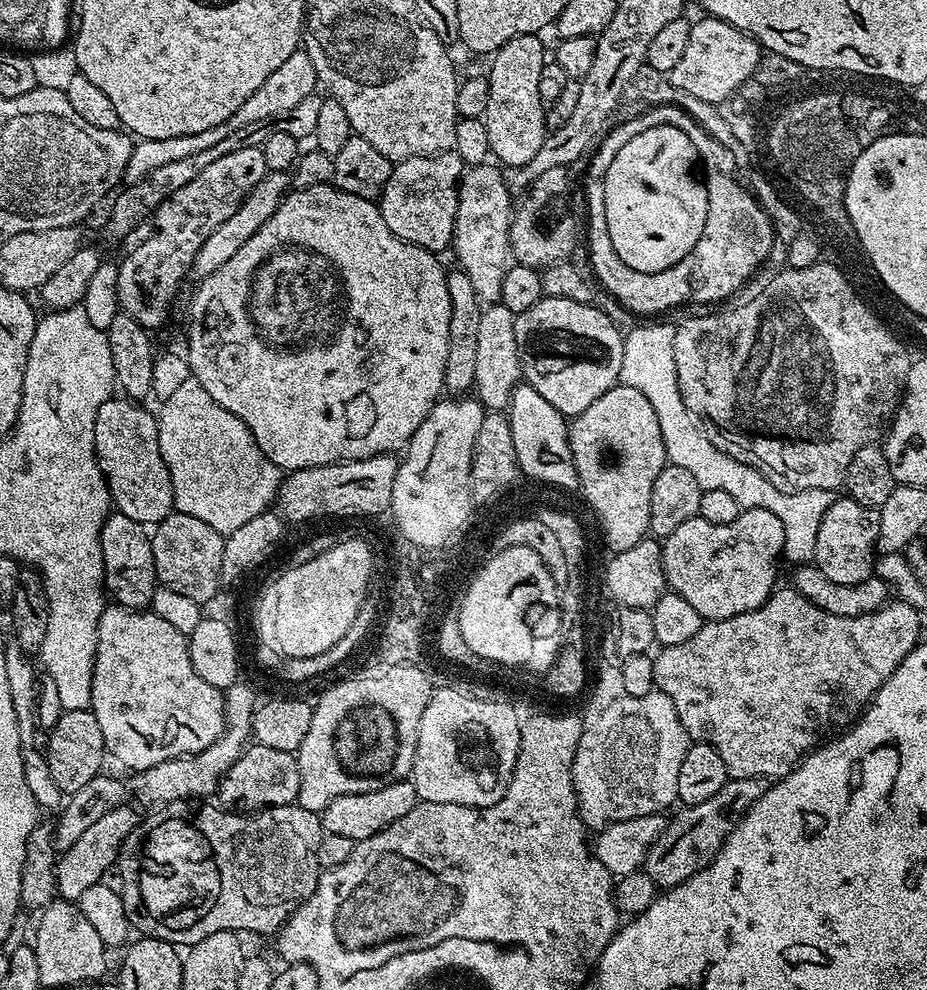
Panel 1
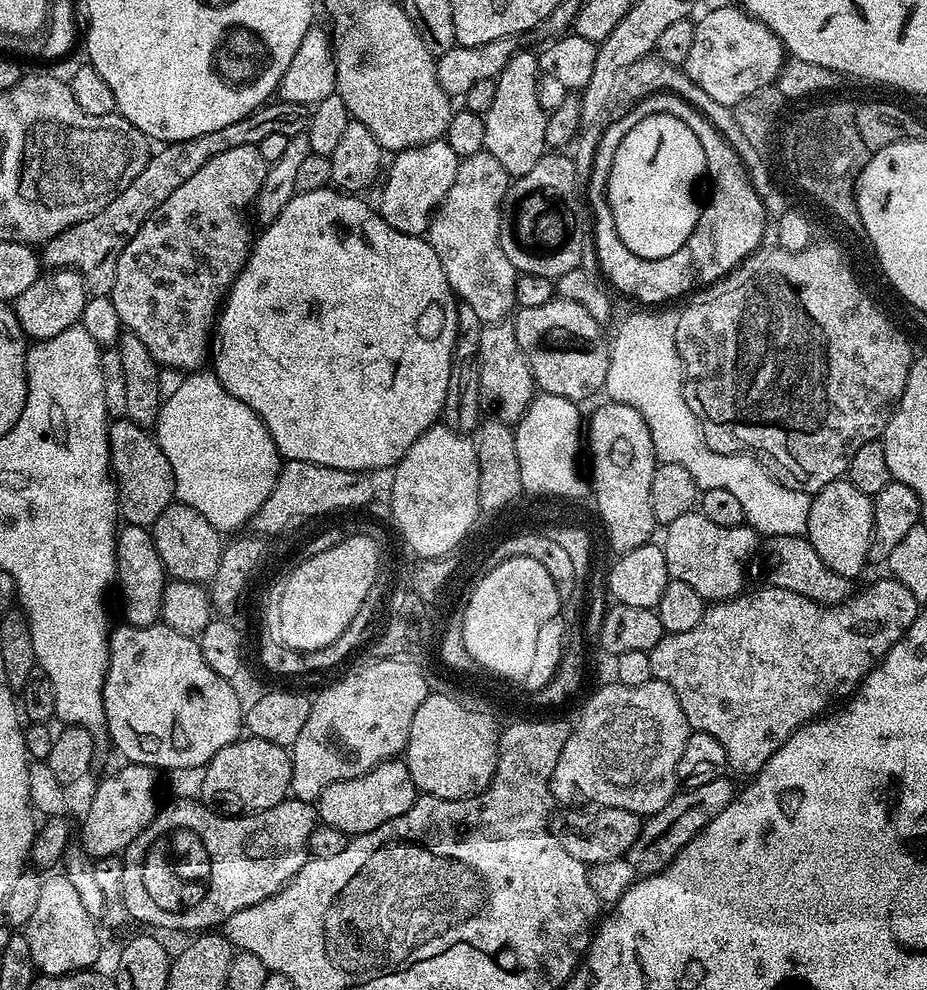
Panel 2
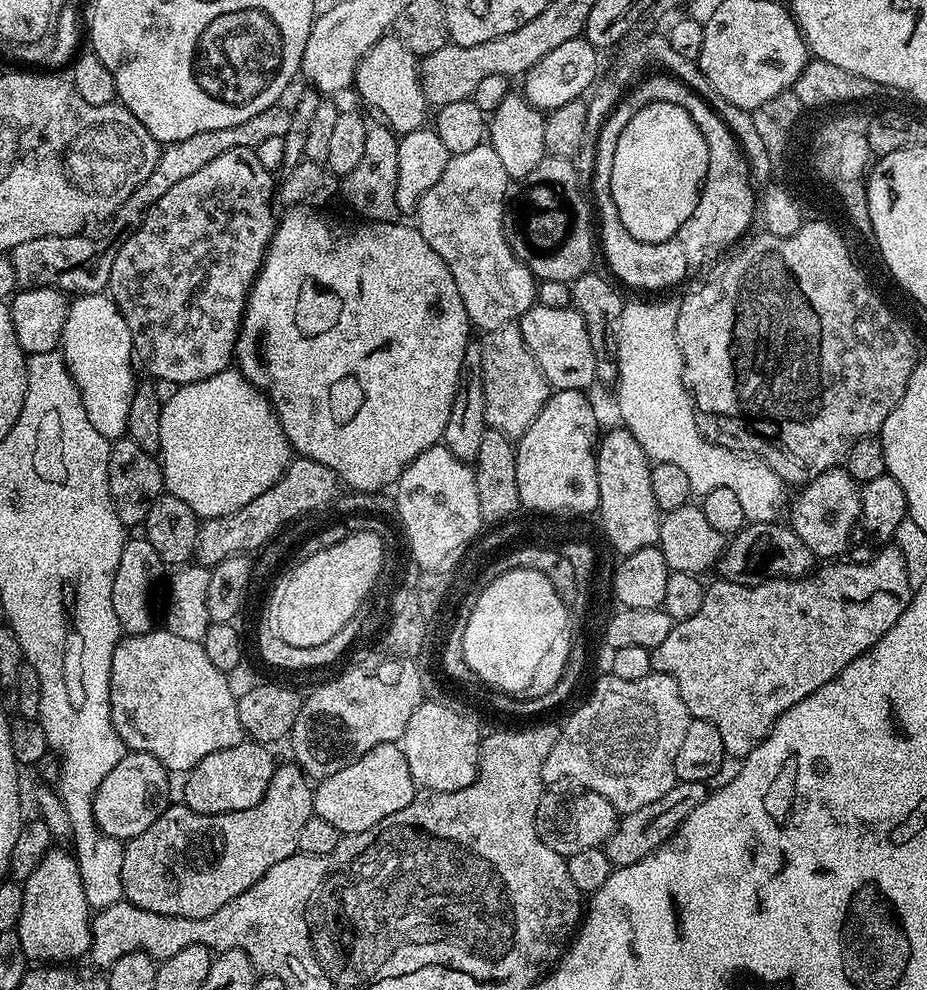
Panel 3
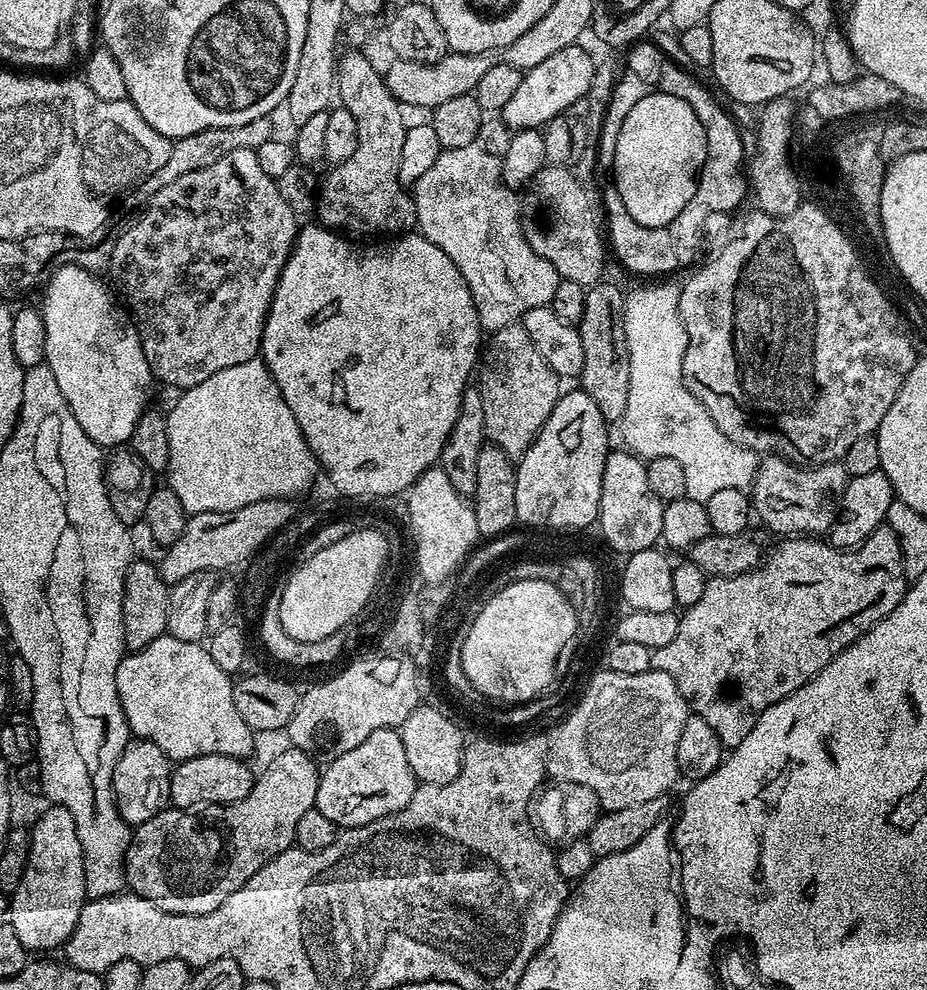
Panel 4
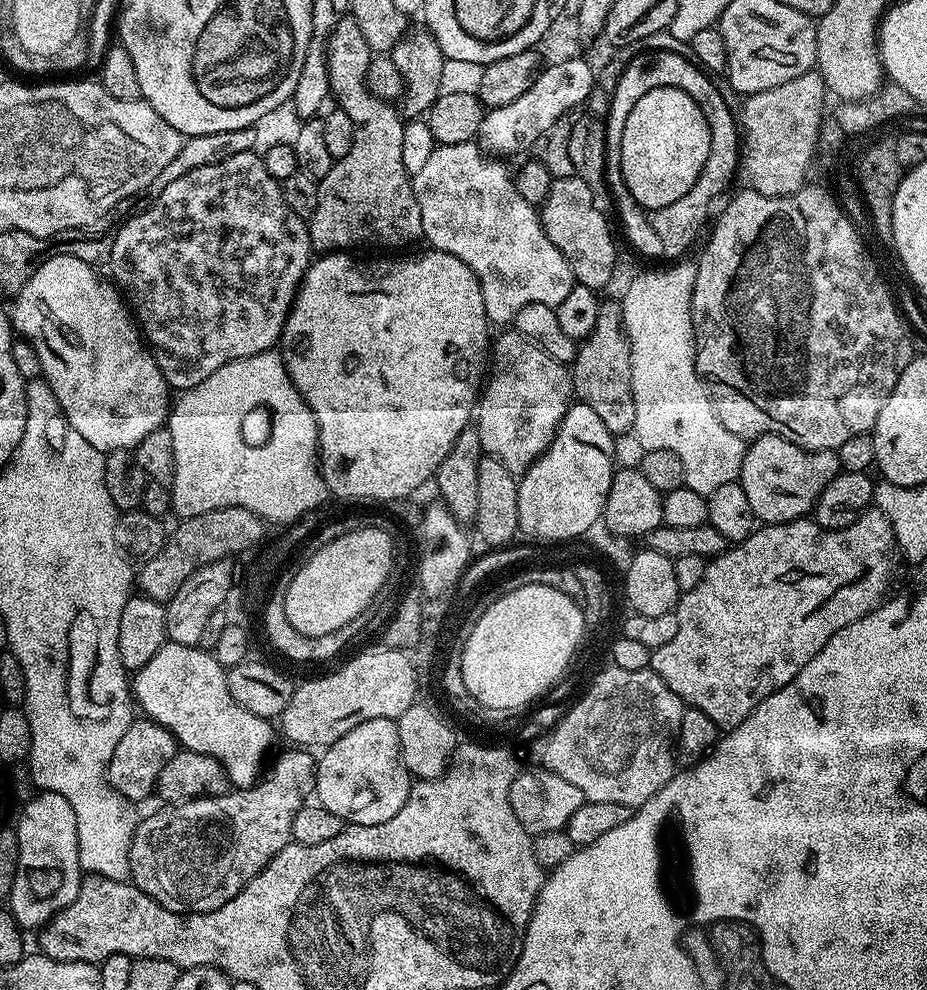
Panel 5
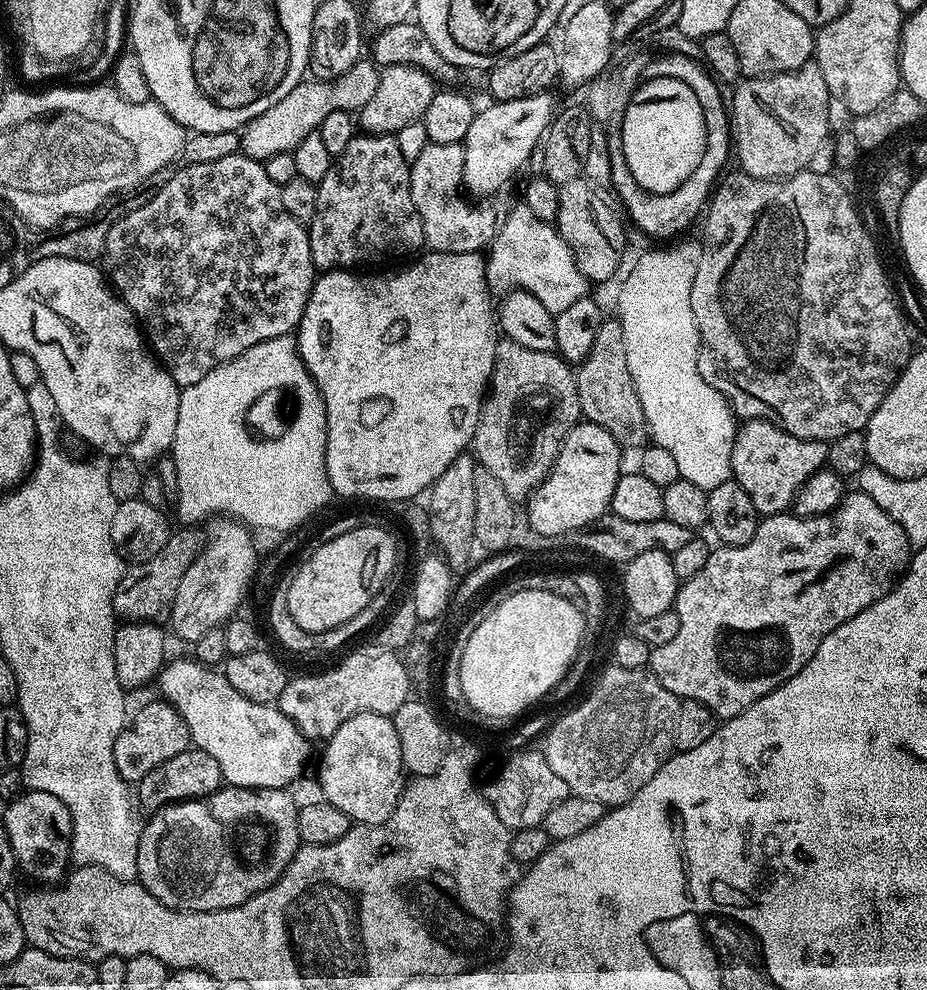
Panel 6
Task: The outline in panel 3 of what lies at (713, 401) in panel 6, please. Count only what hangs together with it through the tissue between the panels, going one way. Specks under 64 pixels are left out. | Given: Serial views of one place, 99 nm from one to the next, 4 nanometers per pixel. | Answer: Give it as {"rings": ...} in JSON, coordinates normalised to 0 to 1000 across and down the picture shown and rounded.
{"rings":[[[728,302],[712,303],[709,307],[702,307],[699,303],[686,303],[683,307],[682,304],[674,306],[665,330],[663,366],[667,383],[662,388],[665,408],[669,411],[670,422],[673,423],[670,424],[672,431],[676,432],[680,438],[684,438],[684,442],[688,442],[688,451],[693,451],[700,466],[710,469],[724,467],[726,471],[732,471],[740,479],[748,498],[758,499],[766,495],[775,495],[775,491],[783,491],[783,495],[787,495],[796,502],[804,526],[812,529],[840,526],[841,516],[845,513],[847,516],[848,513],[848,505],[846,509],[848,490],[841,480],[819,461],[792,457],[789,453],[780,453],[778,448],[763,444],[751,429],[753,417],[738,388],[738,363],[729,340],[732,312],[734,308]]]}

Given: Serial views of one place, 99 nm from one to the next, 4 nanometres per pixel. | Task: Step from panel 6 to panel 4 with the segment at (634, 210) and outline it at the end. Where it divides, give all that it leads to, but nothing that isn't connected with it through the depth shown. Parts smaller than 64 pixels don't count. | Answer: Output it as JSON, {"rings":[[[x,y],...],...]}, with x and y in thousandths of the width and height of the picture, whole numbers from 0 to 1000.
{"rings":[[[751,80],[746,85],[746,93],[734,93],[736,103],[744,103],[744,111],[753,115],[753,123],[757,123],[757,131],[762,131],[762,160],[755,172],[751,194],[748,200],[737,209],[736,215],[727,224],[721,227],[724,236],[725,248],[731,259],[732,270],[744,268],[757,244],[759,228],[764,220],[770,216],[787,214],[796,209],[803,197],[809,194],[809,182],[805,177],[805,170],[798,165],[803,162],[803,141],[800,130],[794,125],[783,112],[780,104],[769,98],[766,91],[757,91],[757,83]]]}

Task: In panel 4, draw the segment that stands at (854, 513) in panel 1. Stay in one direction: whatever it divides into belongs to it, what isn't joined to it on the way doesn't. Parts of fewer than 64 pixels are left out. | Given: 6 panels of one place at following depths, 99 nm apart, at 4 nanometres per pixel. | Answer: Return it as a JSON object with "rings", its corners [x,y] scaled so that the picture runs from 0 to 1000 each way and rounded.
{"rings":[[[828,459],[823,462],[816,476],[816,482],[809,494],[811,515],[817,526],[821,525],[823,532],[830,538],[843,537],[846,543],[880,543],[892,538],[902,526],[902,519],[906,515],[906,504],[915,490],[916,481],[909,468],[882,469],[879,471],[864,471],[847,465],[844,461]]]}

